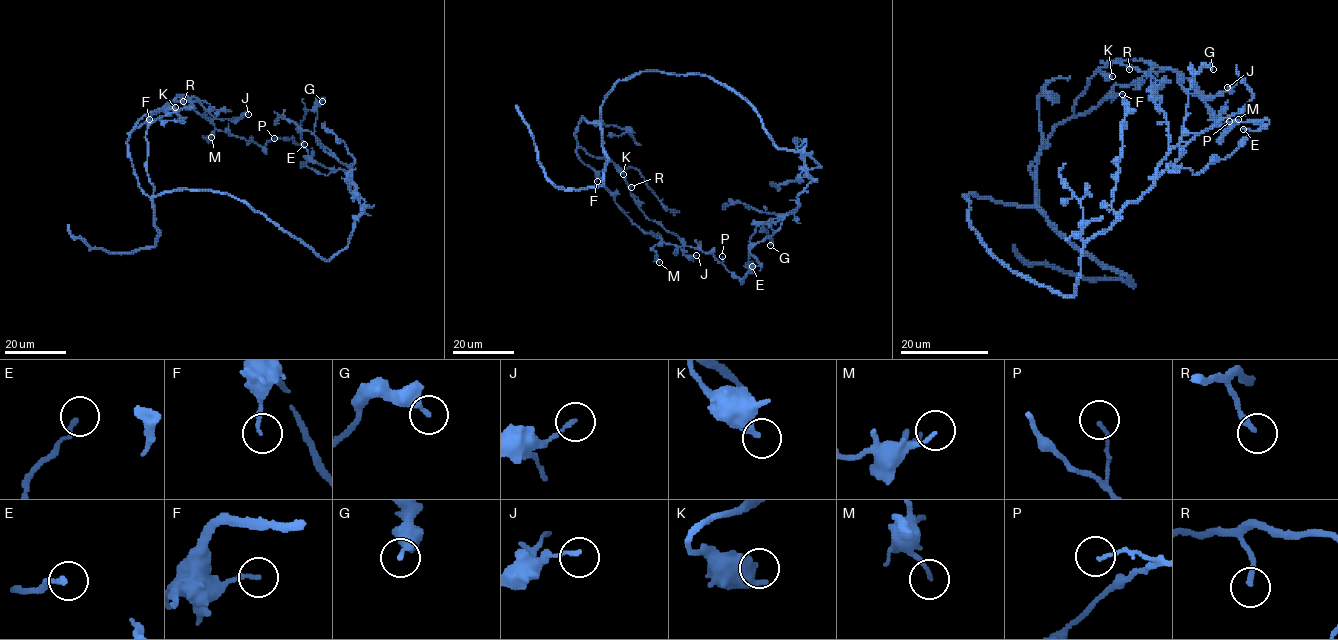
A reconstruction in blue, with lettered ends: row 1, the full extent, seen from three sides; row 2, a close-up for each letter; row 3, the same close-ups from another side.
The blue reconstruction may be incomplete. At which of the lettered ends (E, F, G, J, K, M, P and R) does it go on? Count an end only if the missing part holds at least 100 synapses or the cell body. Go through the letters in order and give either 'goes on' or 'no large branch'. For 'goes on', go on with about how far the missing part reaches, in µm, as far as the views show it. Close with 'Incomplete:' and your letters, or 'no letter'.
E: no large branch
F: no large branch
G: no large branch
J: no large branch
K: no large branch
M: no large branch
P: no large branch
R: no large branch
Incomplete: no letter

